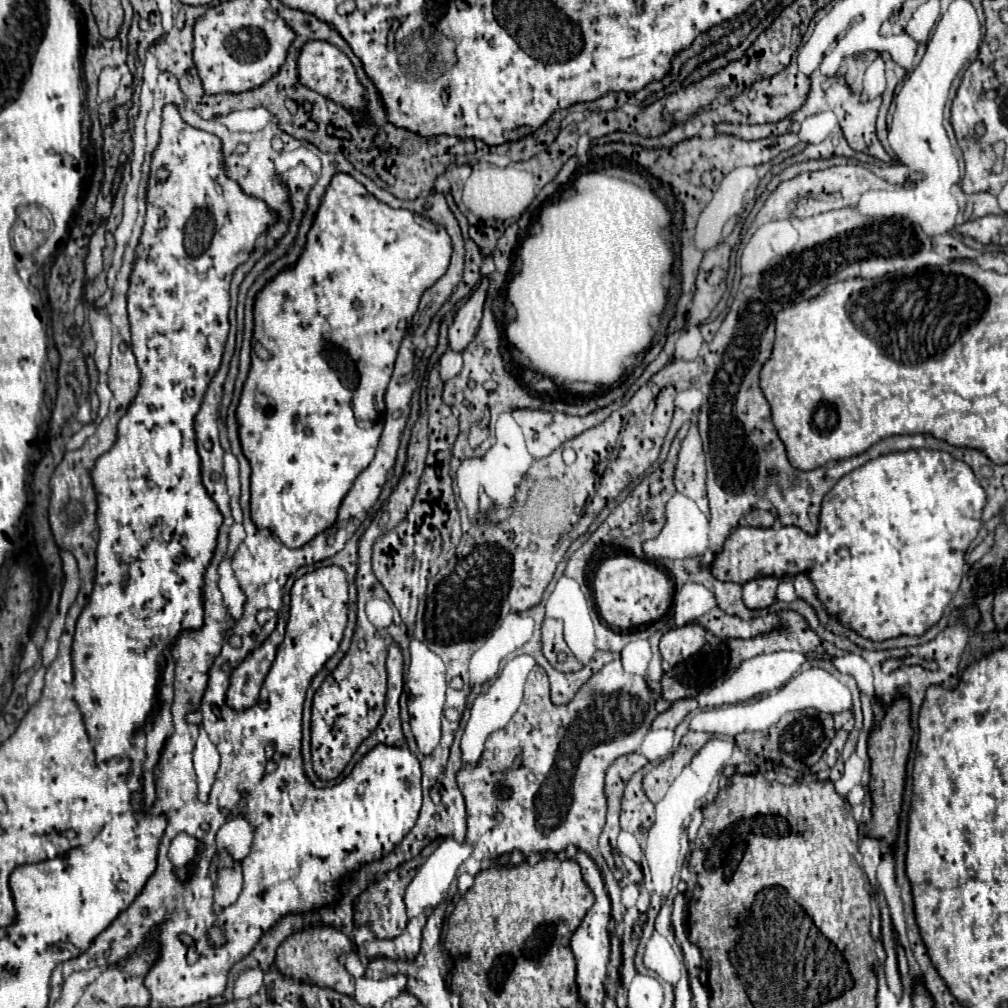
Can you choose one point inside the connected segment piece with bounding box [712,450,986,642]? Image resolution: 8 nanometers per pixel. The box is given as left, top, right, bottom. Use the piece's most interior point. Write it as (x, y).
(901, 524)

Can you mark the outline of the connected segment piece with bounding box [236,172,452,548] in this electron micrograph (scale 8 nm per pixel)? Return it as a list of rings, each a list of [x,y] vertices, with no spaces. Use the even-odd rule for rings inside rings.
[[[338,172],[332,176],[322,200],[320,208],[316,210],[316,220],[312,228],[306,234],[306,246],[300,258],[292,268],[286,268],[278,272],[266,286],[256,294],[254,302],[254,338],[270,352],[268,360],[258,358],[252,354],[252,366],[248,372],[248,378],[244,382],[244,390],[236,408],[236,422],[240,426],[240,442],[244,448],[244,456],[248,458],[252,466],[252,486],[250,486],[250,508],[252,508],[252,522],[258,528],[268,528],[272,534],[276,534],[288,548],[300,548],[306,542],[310,542],[316,534],[324,532],[330,528],[336,520],[336,512],[340,508],[342,498],[350,490],[354,478],[370,464],[374,458],[378,438],[382,432],[382,420],[380,416],[384,414],[384,392],[388,386],[388,380],[392,376],[394,360],[400,348],[400,342],[406,334],[406,328],[418,310],[420,296],[424,290],[428,290],[446,270],[450,264],[450,254],[452,254],[452,244],[446,234],[446,230],[432,220],[414,214],[410,210],[394,210],[388,204],[378,202],[372,194],[366,192],[366,188],[354,180],[348,174]]]

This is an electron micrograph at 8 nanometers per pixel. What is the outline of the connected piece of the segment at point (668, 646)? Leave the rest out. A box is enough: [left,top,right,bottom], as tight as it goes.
[660,624,706,664]

